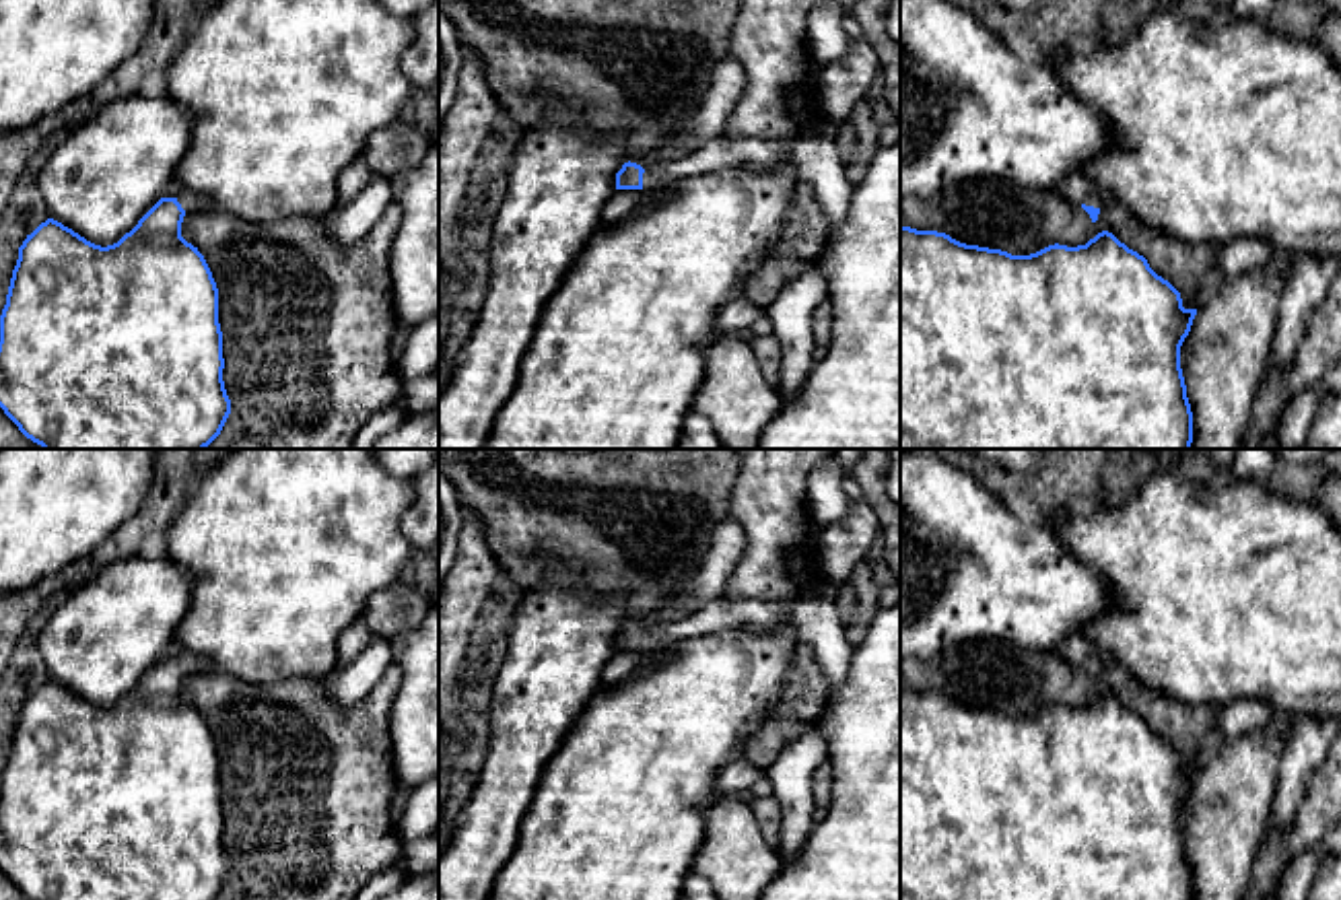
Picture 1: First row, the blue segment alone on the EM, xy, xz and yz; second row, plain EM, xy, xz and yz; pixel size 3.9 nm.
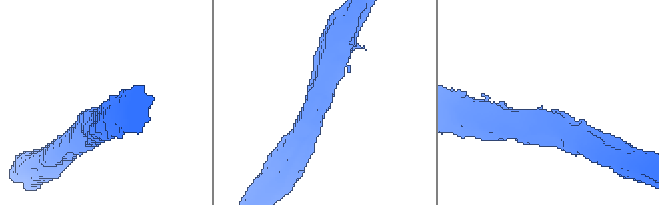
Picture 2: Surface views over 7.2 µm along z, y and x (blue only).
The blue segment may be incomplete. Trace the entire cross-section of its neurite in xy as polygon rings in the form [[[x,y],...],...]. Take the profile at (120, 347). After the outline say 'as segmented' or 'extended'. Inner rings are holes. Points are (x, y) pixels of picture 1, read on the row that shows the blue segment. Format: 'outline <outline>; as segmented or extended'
outline [[[183,192],[161,198],[117,243],[101,247],[47,218],[19,247],[0,315],[0,408],[43,449],[206,449],[231,400],[222,381],[218,288],[204,255],[181,237],[185,214],[216,202]]]; extended

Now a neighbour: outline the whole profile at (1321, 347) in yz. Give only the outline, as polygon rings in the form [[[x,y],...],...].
[[[1341,272],[1312,311],[1290,369],[1267,371],[1261,381],[1240,449],[1261,449],[1265,437],[1279,426],[1287,402],[1312,389],[1337,362],[1341,362]]]

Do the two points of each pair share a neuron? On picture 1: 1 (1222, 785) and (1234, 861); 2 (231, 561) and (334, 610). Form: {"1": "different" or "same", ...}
{"1": "same", "2": "same"}

